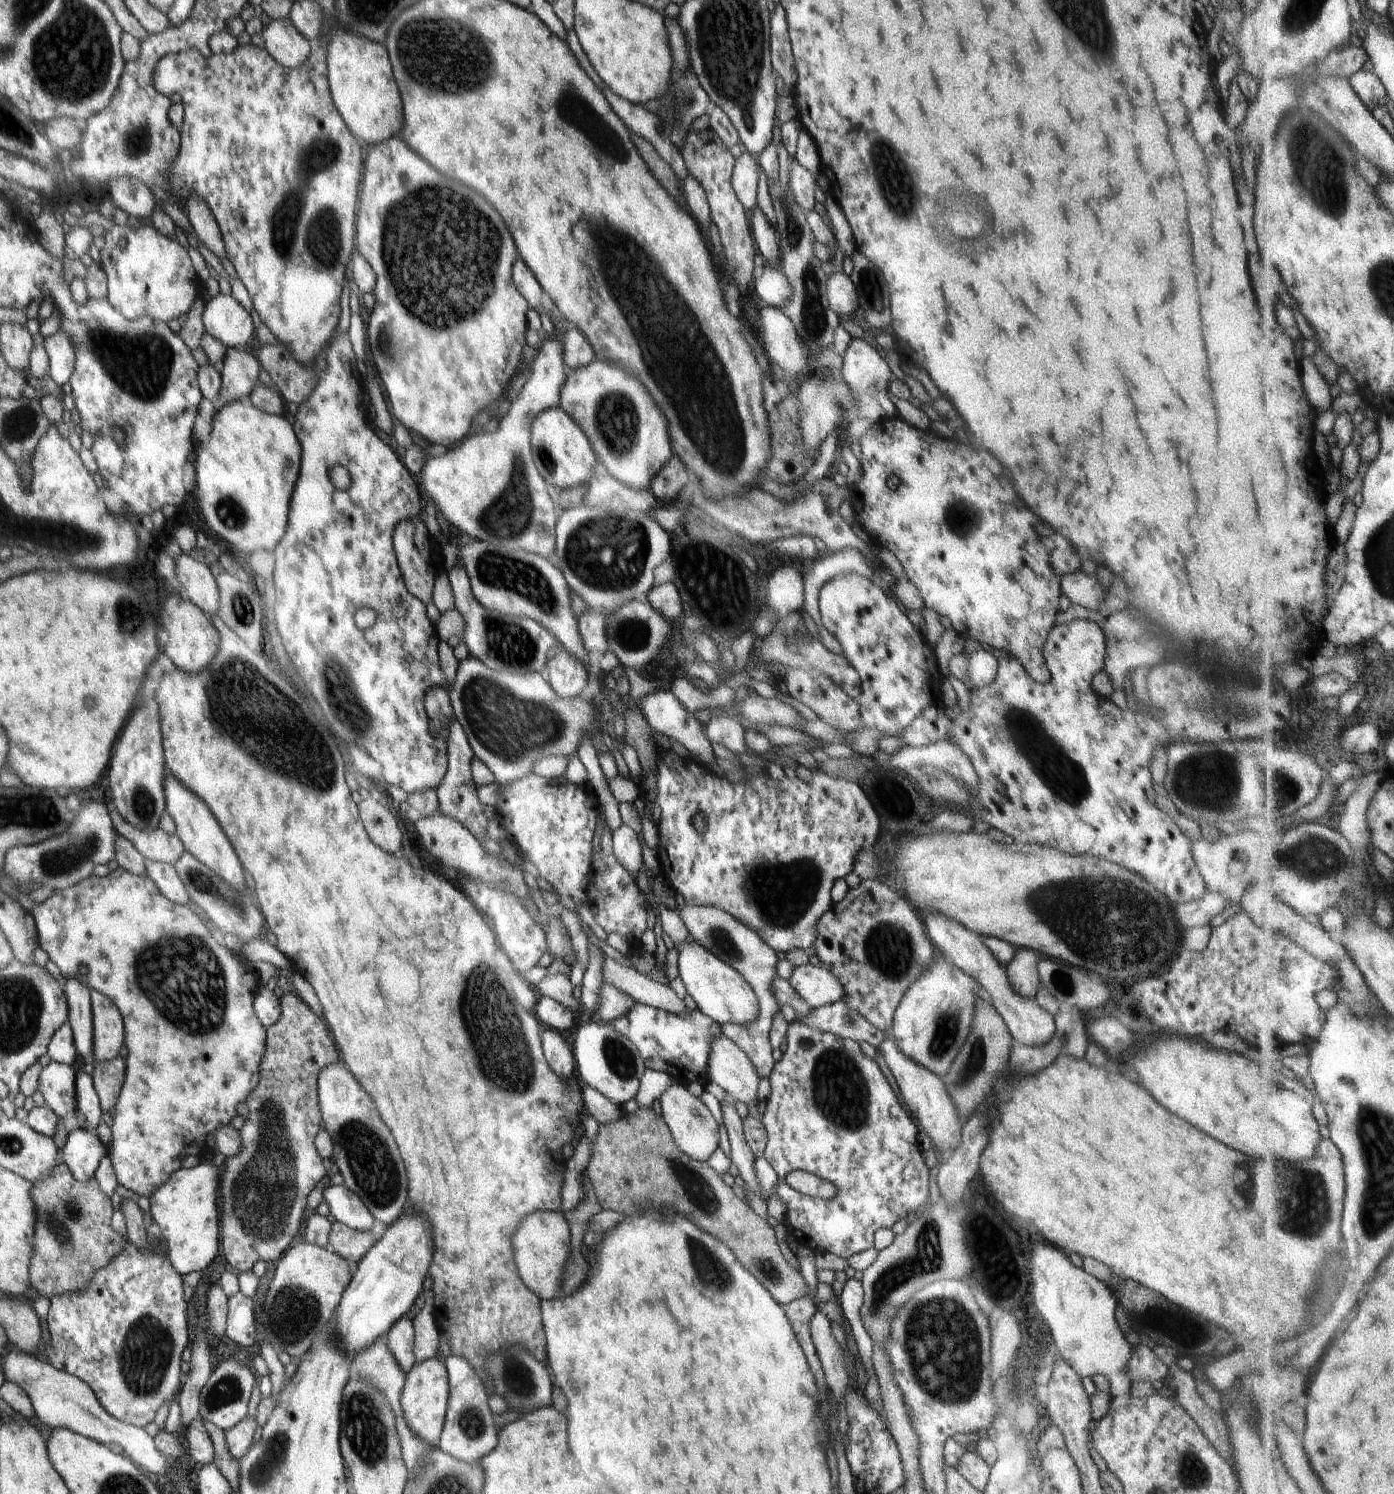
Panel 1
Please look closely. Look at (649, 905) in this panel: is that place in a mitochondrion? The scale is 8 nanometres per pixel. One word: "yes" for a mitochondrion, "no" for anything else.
no

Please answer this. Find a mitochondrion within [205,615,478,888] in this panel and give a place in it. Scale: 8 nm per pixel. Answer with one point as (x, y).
(317, 772)

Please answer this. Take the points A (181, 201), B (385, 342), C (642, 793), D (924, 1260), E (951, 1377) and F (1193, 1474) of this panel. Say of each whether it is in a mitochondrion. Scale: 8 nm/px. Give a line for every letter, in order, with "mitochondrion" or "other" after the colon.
A: other
B: mitochondrion
C: other
D: mitochondrion
E: mitochondrion
F: mitochondrion

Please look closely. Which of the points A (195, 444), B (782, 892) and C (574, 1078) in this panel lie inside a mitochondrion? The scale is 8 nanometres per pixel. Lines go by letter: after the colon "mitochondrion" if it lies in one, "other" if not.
A: other
B: mitochondrion
C: other

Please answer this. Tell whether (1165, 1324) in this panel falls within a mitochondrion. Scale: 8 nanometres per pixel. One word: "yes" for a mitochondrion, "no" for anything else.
yes

